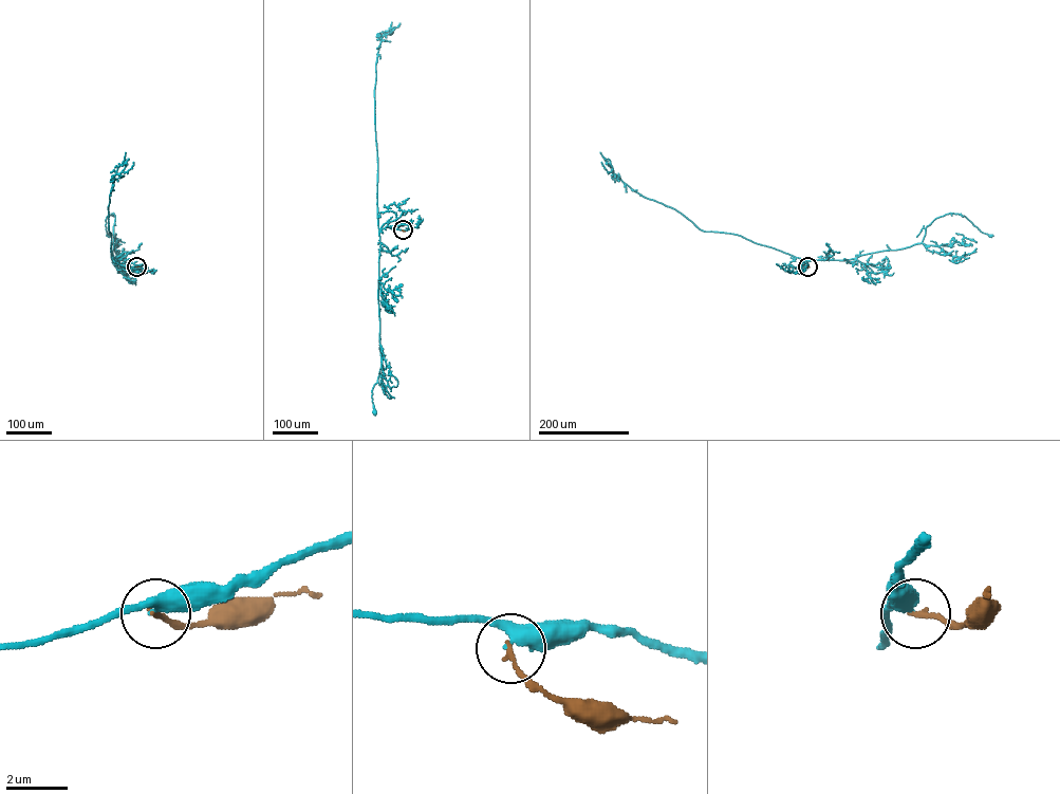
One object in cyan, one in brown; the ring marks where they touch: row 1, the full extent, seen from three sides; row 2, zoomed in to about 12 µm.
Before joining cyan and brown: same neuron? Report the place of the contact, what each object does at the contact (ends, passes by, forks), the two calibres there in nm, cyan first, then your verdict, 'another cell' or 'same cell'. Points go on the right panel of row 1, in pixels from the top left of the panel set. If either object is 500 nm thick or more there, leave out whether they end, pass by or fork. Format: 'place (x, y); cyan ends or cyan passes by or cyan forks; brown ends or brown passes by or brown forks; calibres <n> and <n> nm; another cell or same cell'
place (807, 266); cyan passes by; brown ends; calibres 320 and 150 nm; another cell

